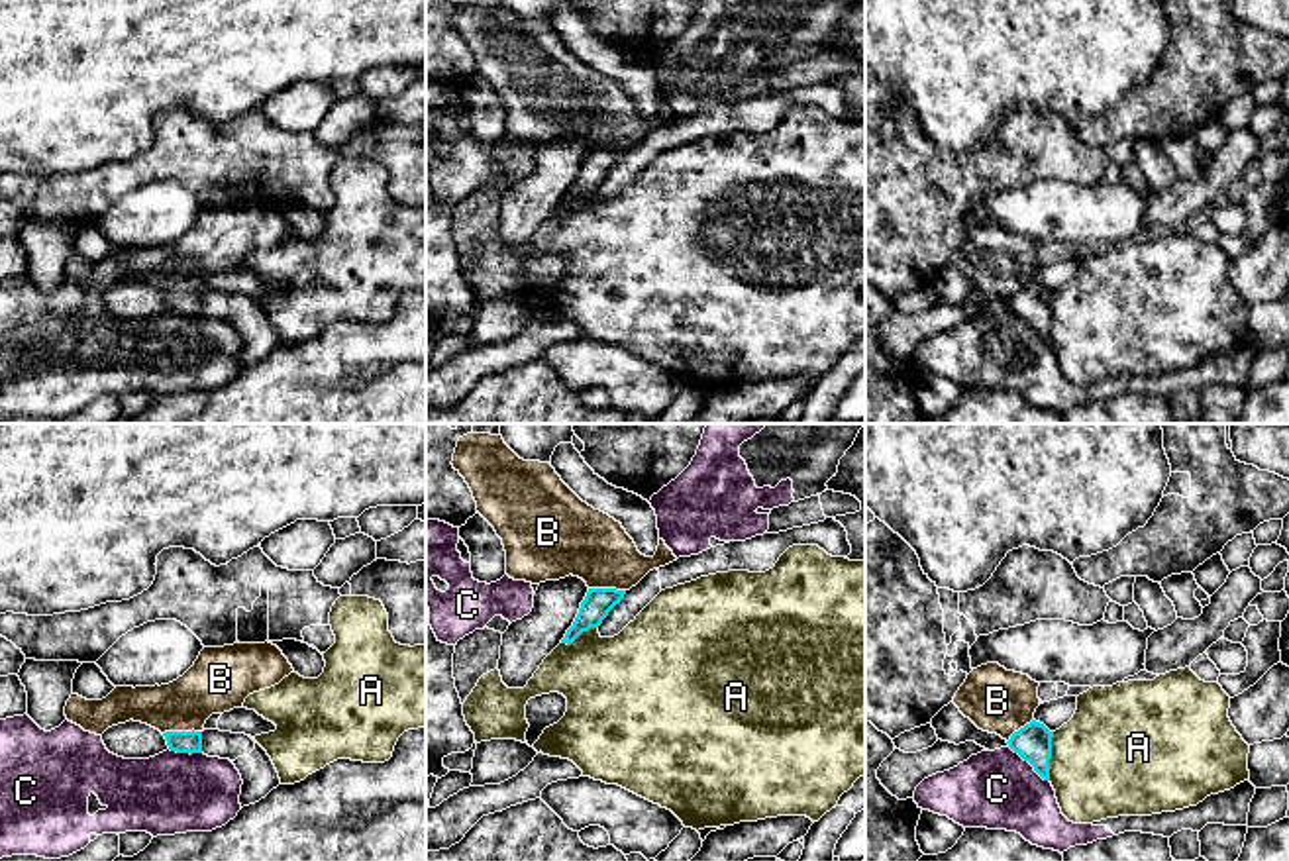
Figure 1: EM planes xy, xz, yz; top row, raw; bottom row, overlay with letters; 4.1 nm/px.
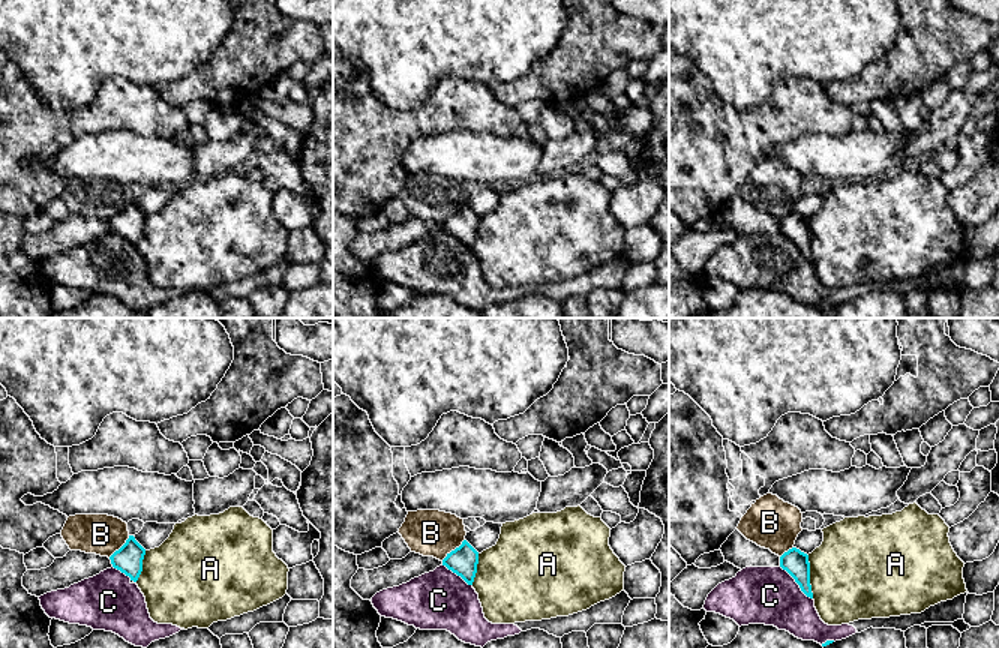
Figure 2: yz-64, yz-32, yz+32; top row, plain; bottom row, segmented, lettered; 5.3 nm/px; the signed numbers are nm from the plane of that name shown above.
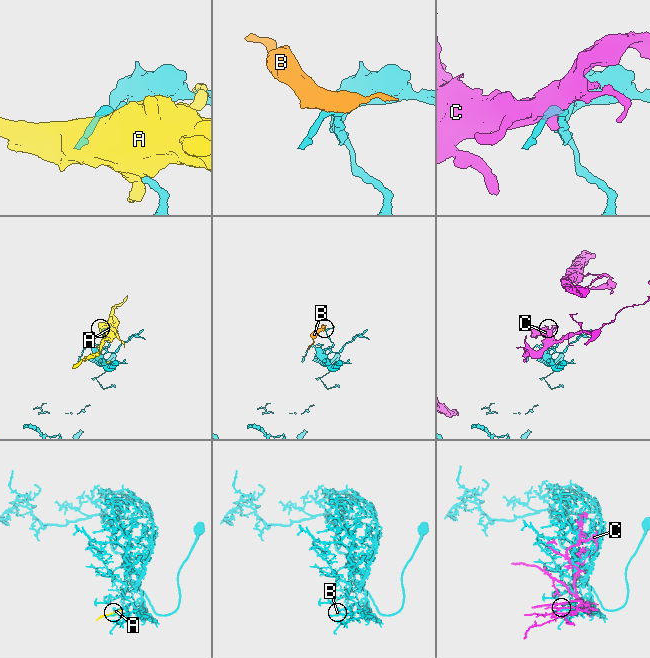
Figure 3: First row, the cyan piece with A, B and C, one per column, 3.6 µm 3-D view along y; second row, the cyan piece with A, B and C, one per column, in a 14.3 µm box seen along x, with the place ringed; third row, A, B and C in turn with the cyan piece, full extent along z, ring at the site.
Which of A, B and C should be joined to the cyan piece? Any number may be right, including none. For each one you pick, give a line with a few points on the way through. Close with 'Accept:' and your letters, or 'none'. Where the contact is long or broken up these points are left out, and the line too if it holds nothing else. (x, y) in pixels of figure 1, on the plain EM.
Accept: none

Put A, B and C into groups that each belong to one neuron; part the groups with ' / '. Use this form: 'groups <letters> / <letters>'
groups A / B / C

